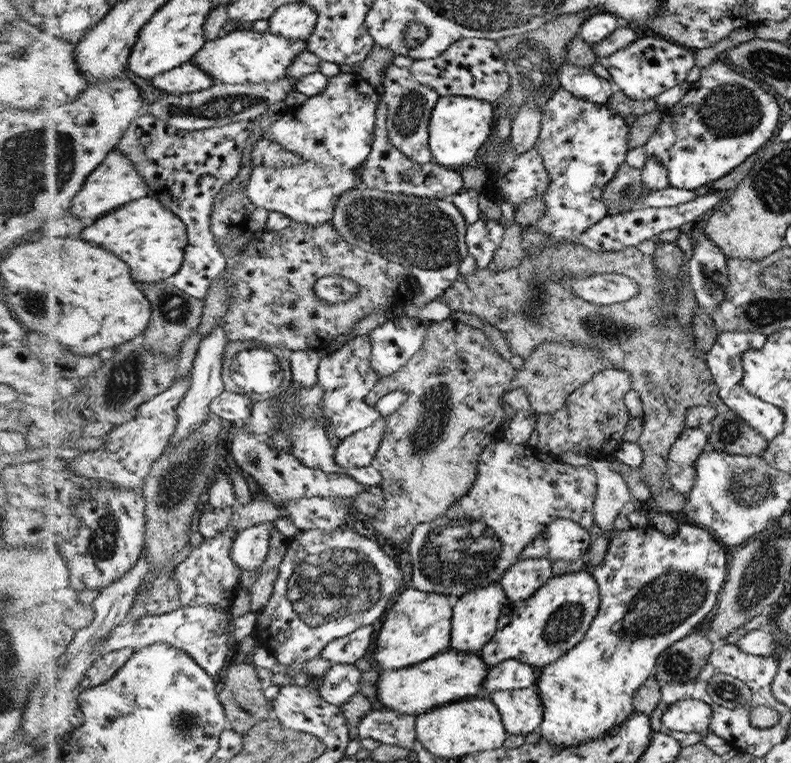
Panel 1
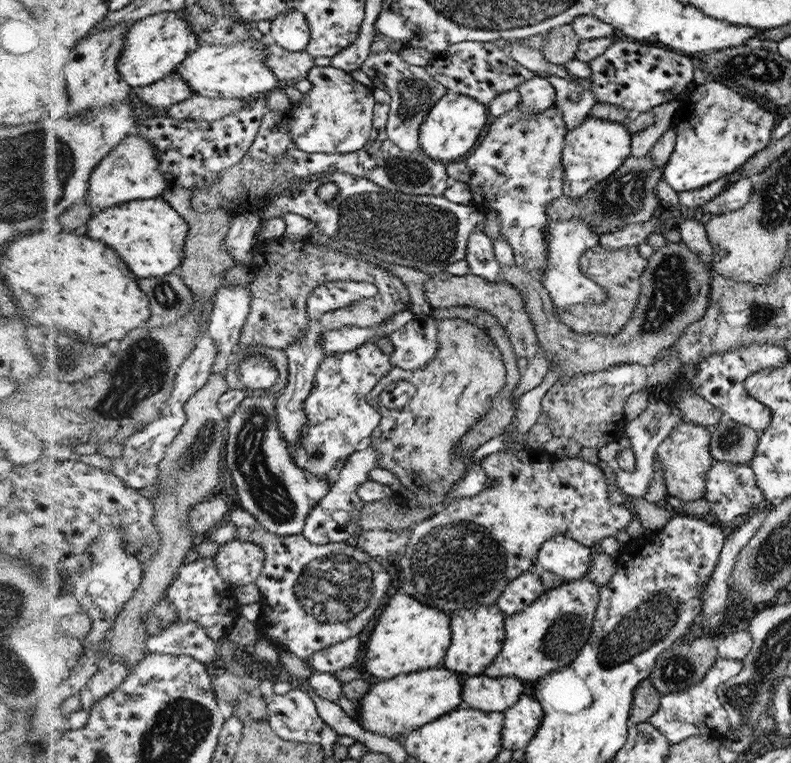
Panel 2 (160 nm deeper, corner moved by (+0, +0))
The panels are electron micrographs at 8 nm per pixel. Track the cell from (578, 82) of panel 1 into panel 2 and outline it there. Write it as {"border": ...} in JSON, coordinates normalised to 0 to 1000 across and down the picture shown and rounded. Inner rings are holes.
{"border":[[[660,51],[647,54],[647,60],[643,64],[640,63],[640,67],[654,84],[657,84],[668,93],[685,93],[689,100],[700,98],[705,102],[713,102],[713,105],[721,105],[721,107],[741,115],[746,123],[751,123],[748,105],[745,105],[745,102],[726,101],[716,90],[710,90],[710,87],[693,83],[688,77],[684,66],[675,66],[673,60],[660,58]]]}

